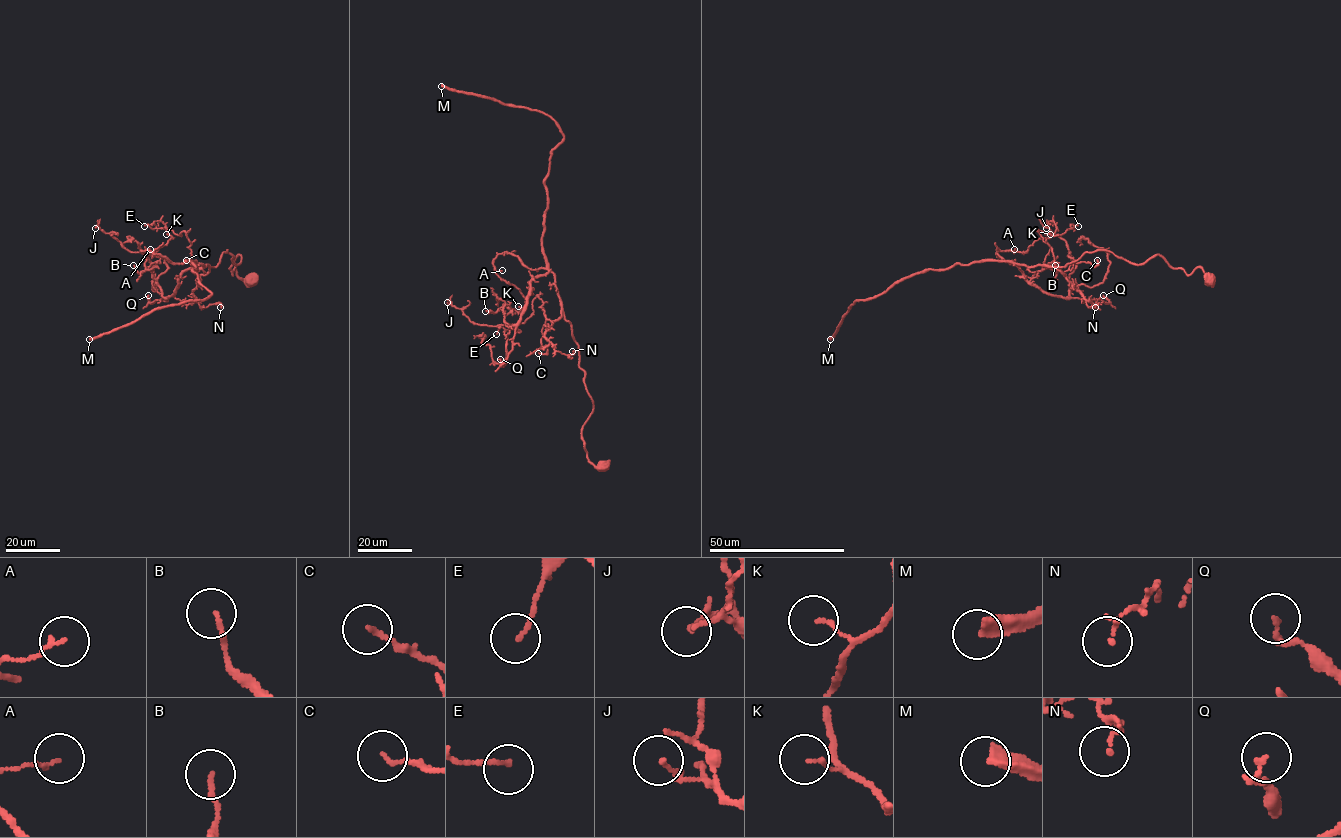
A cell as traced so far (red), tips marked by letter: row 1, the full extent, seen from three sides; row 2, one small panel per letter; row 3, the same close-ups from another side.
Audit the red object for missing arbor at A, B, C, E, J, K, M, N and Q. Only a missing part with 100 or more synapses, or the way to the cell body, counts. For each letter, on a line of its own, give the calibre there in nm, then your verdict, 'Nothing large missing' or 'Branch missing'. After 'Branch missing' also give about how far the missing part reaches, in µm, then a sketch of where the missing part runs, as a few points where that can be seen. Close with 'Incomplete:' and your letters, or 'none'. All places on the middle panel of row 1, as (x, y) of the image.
A: Thickness 120 nm. Nothing large missing
B: Thickness 140 nm. Nothing large missing
C: Thickness 120 nm. Nothing large missing
E: Thickness 140 nm. Nothing large missing
J: Thickness 150 nm. Nothing large missing
K: Thickness 110 nm. Nothing large missing
M: Thickness 400 nm. Branch missing. Missing length about 140 µm
N: Thickness 130 nm. Nothing large missing
Q: Thickness 150 nm. Nothing large missing
Incomplete: M

